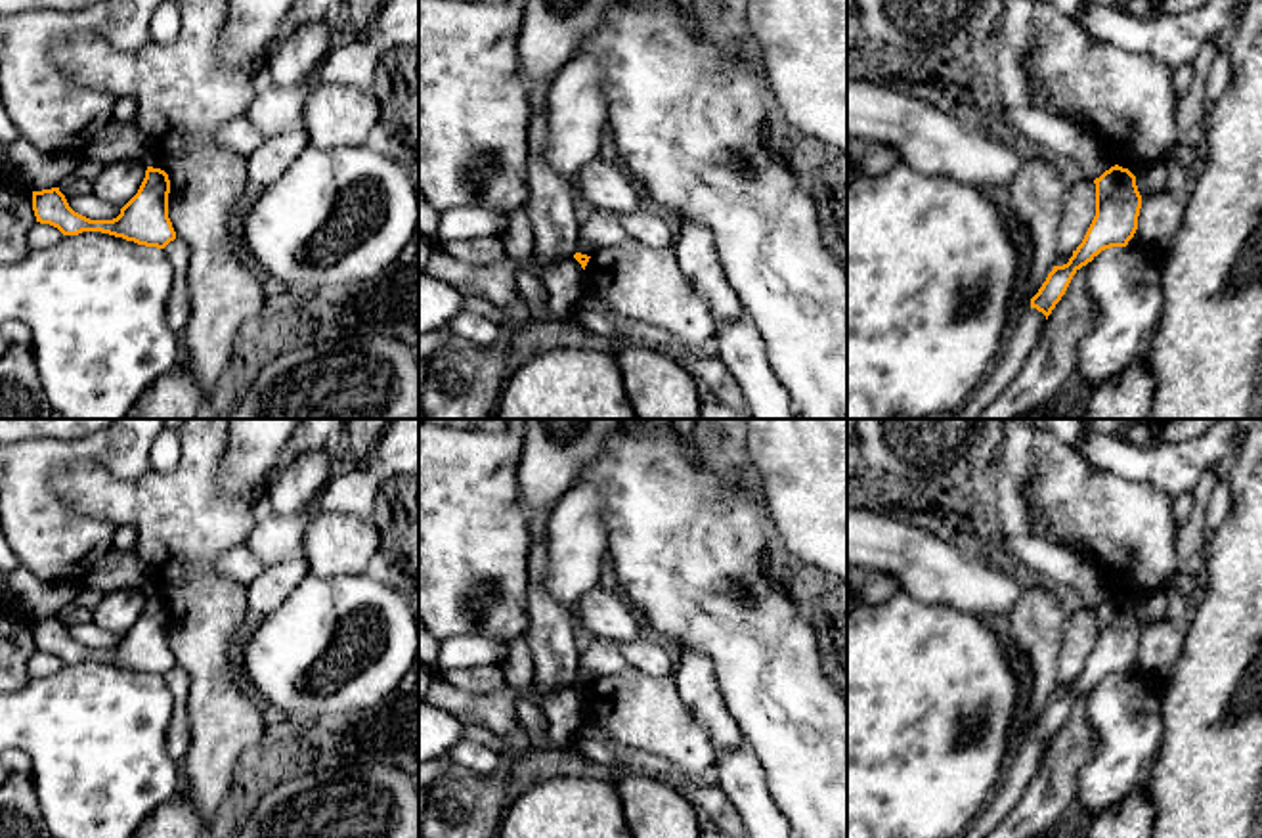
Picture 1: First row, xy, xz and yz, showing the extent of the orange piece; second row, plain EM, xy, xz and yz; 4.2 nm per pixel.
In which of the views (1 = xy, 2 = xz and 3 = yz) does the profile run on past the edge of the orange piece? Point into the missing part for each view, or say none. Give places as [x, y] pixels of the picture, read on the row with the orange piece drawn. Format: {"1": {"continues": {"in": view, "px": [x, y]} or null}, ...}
{"1": {"continues": null}, "2": {"continues": null}, "3": {"continues": null}}

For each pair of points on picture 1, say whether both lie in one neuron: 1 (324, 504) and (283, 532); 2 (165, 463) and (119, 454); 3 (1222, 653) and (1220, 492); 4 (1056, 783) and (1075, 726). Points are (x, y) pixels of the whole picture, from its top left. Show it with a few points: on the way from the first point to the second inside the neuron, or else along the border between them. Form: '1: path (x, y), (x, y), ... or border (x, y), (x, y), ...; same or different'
1: path (314, 509), (293, 529); same
2: border (155, 439), (150, 450), (152, 469); different
3: border (1228, 481), (1230, 513), (1209, 536); different
4: path (1058, 770), (1075, 739); same

